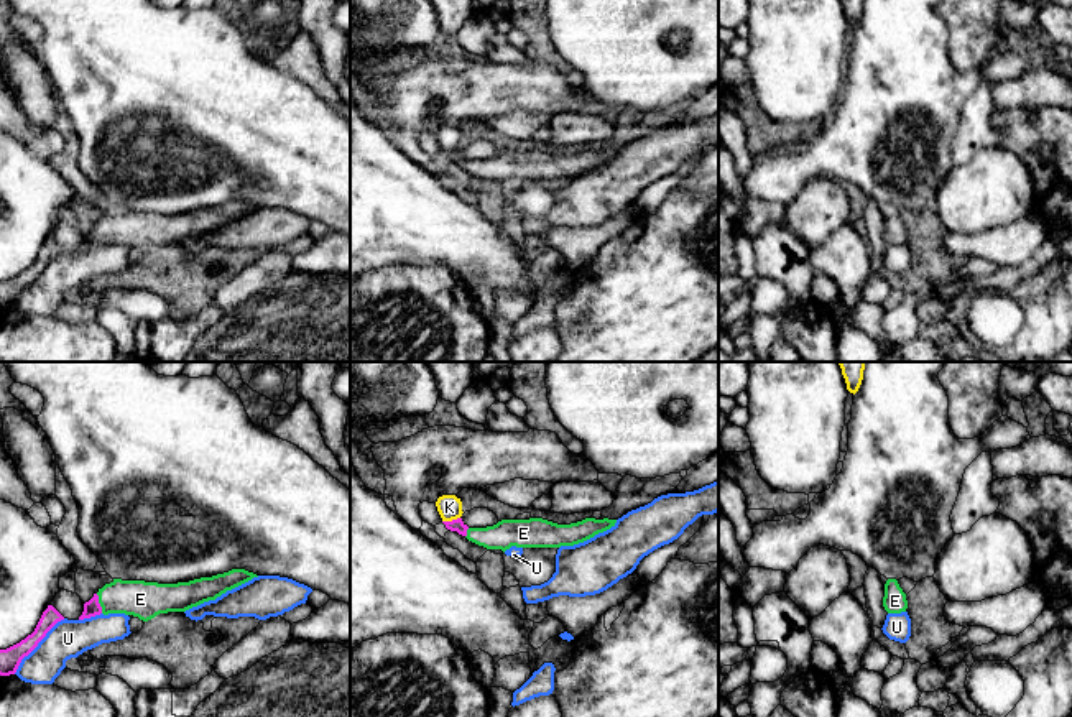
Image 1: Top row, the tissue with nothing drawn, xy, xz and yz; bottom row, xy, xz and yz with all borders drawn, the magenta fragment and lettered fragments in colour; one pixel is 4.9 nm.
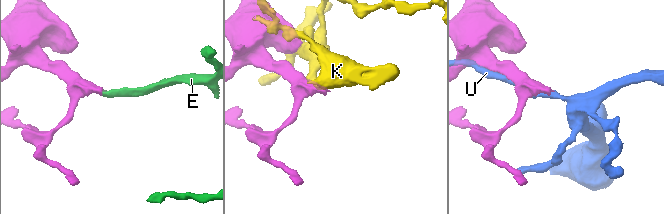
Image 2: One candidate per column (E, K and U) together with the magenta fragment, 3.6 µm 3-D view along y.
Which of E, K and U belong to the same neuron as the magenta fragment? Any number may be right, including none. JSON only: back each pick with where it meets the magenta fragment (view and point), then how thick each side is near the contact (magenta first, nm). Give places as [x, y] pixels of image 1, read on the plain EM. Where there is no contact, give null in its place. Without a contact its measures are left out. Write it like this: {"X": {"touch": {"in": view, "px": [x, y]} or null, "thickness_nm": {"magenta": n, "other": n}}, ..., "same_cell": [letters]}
{"E": {"touch": {"in": "xy", "px": [99, 235]}, "thickness_nm": {"magenta": 80, "other": 180}}, "same_cell": ["E"]}

